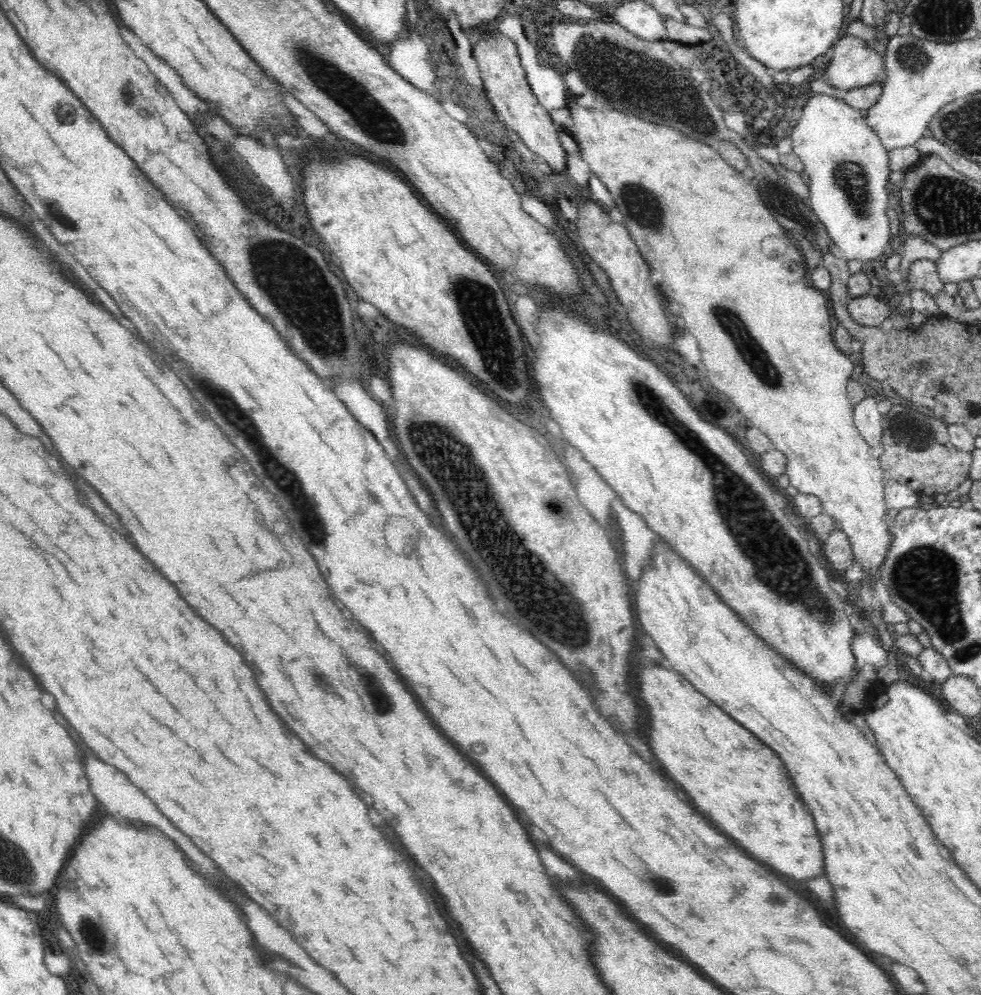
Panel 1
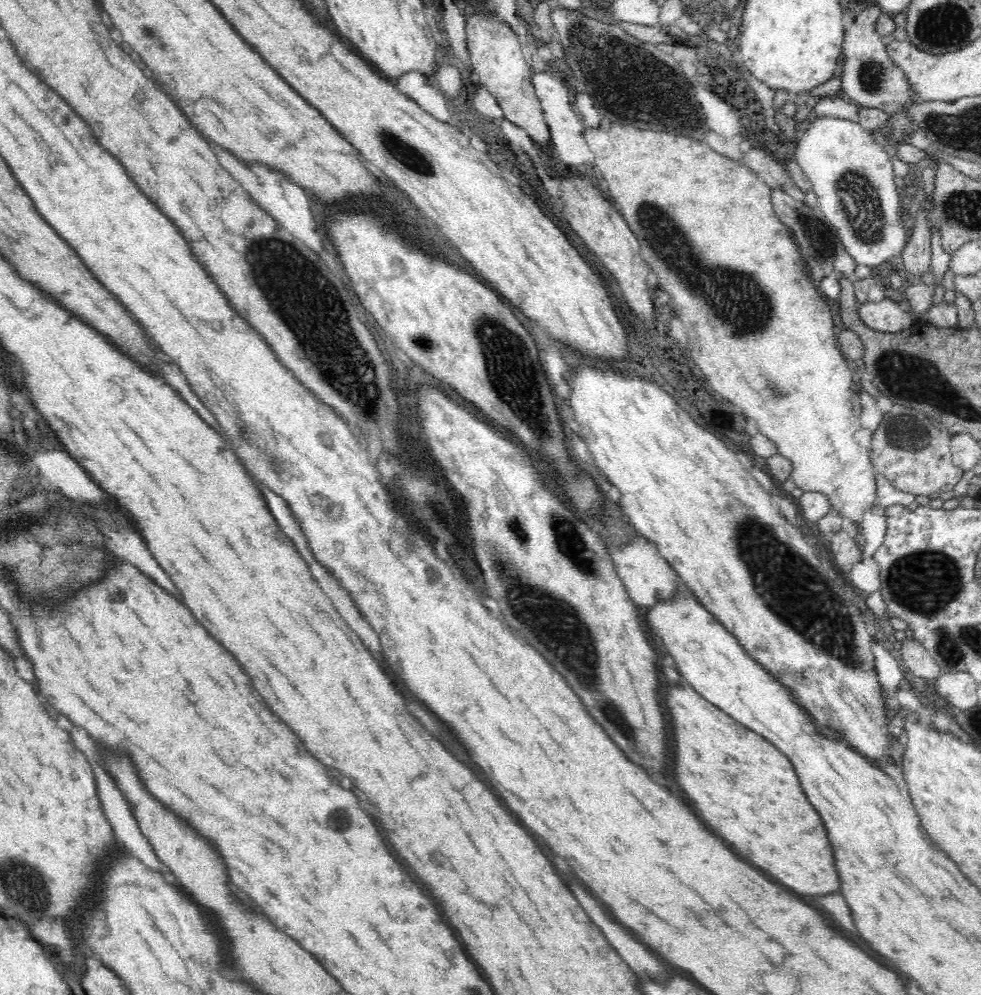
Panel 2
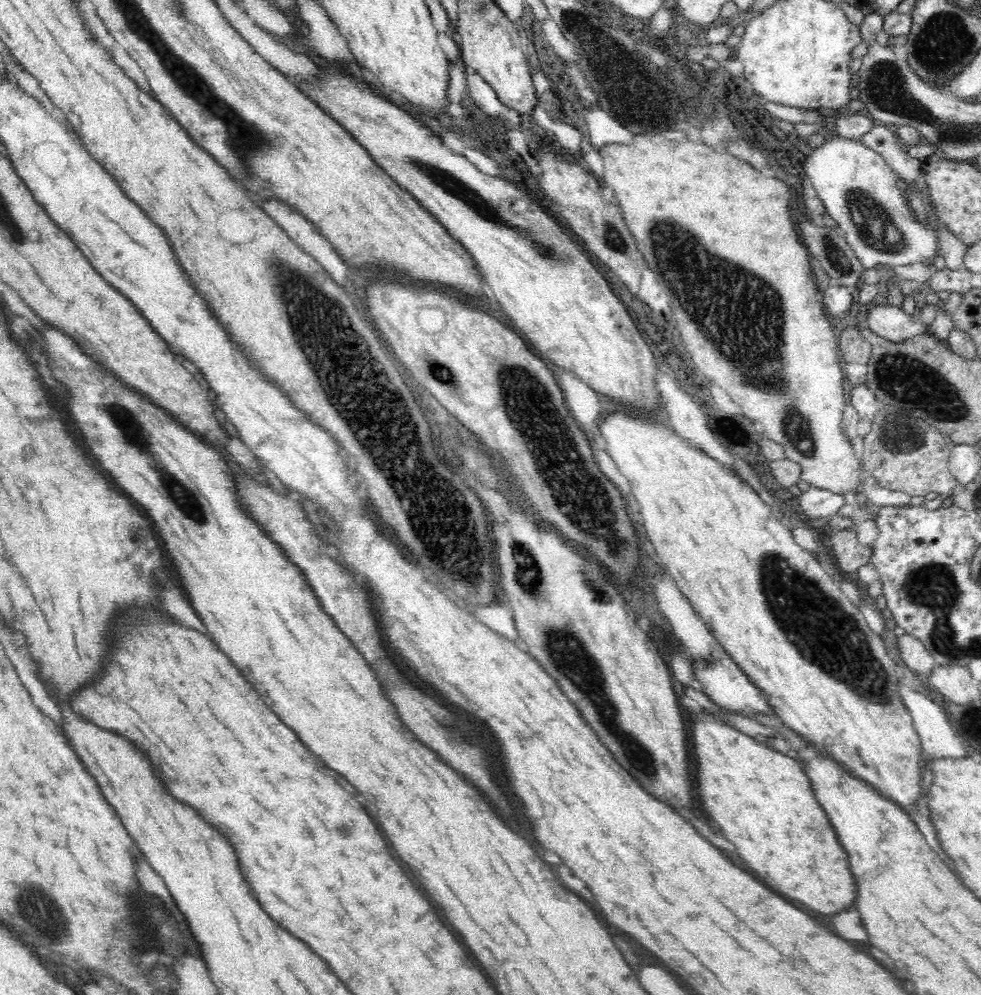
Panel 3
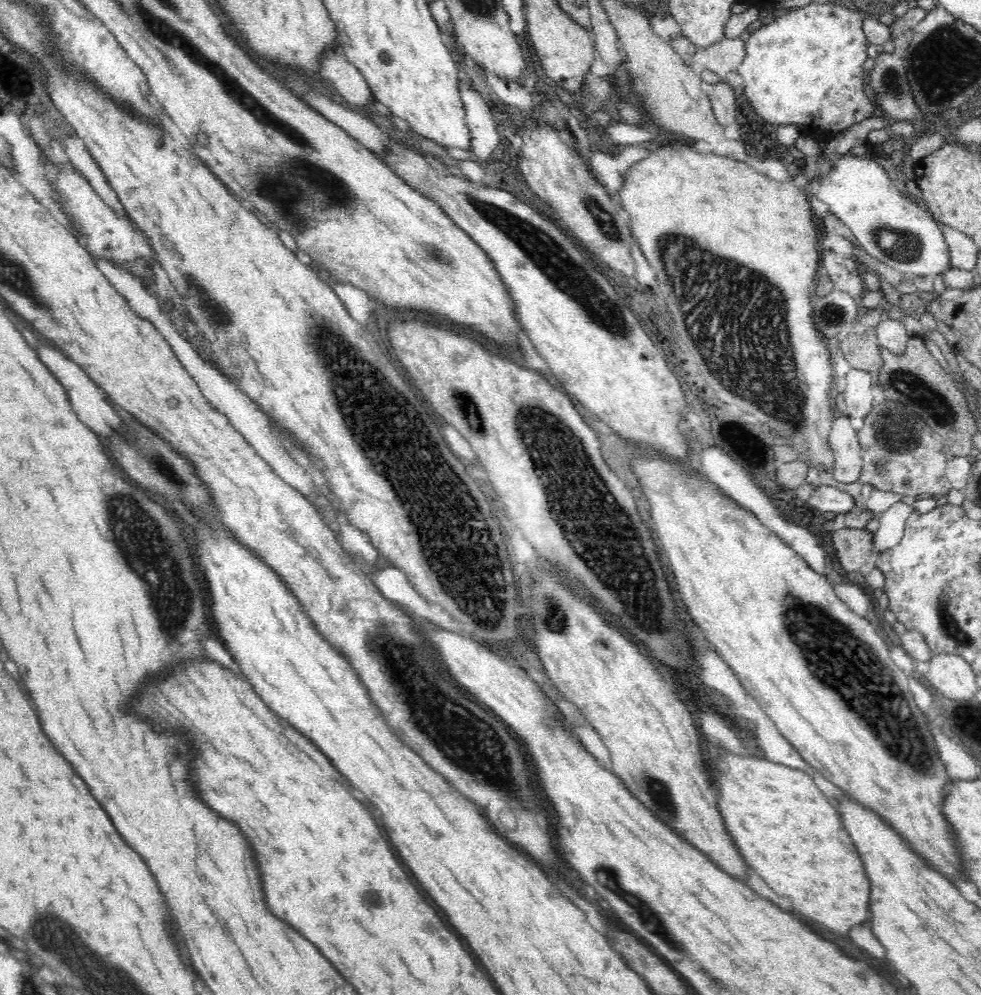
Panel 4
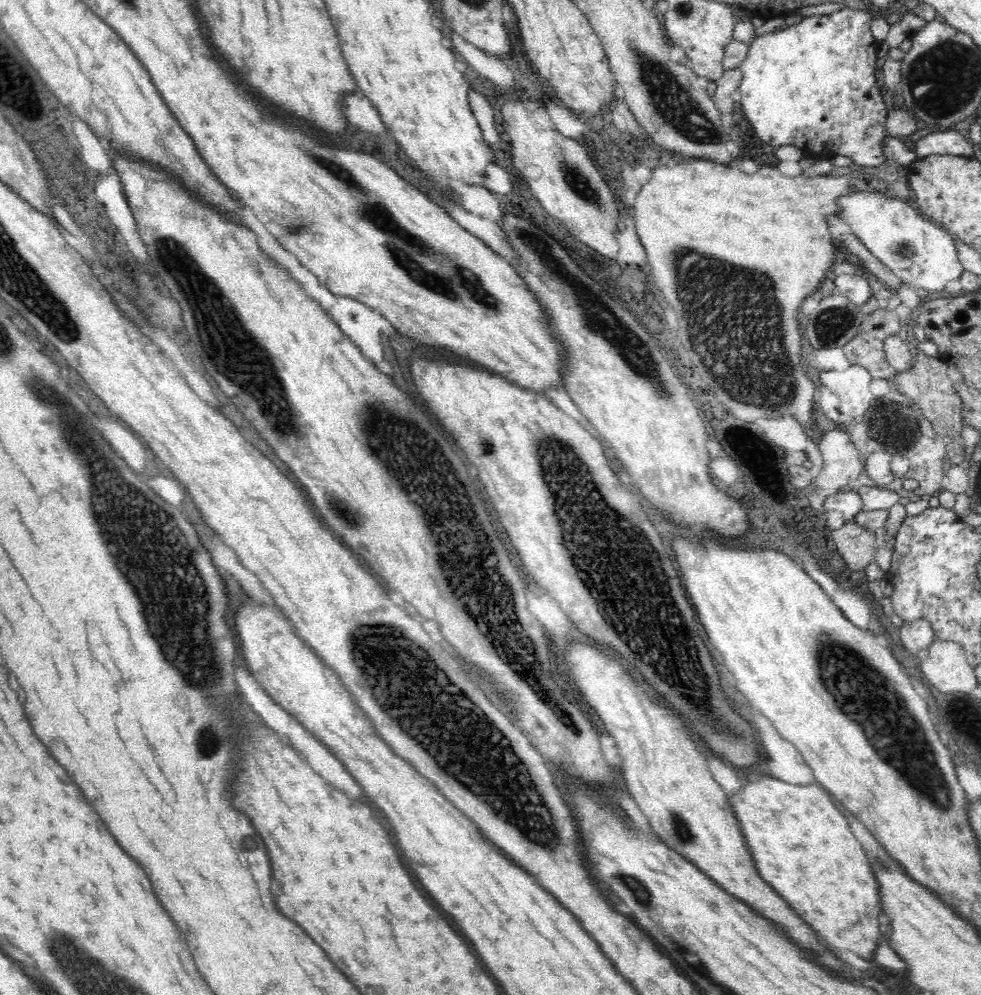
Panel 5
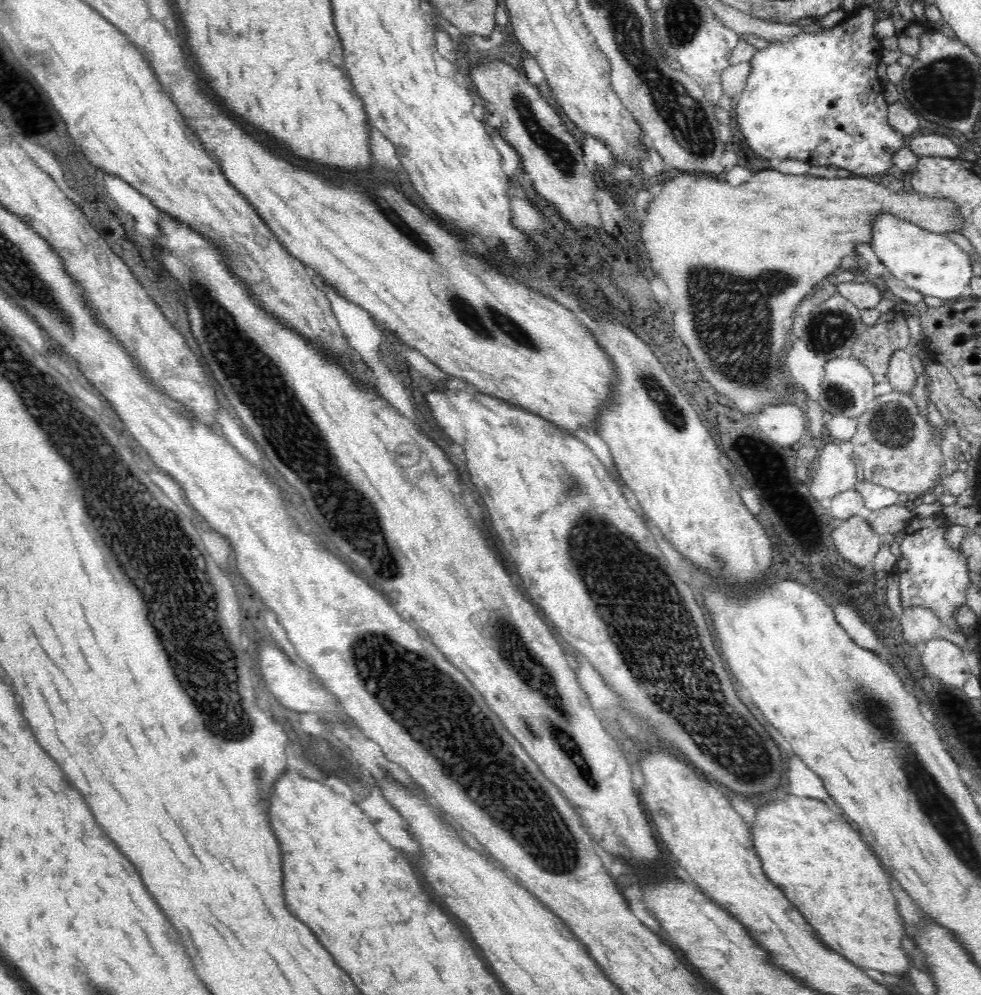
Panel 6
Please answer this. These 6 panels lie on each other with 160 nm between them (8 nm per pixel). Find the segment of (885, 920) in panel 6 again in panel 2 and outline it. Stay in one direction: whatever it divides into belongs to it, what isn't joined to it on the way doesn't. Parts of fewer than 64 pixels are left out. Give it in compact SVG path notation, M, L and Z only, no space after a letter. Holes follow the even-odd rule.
M690 684L670 685L663 694L671 712L674 738L674 780L692 798L694 808L714 834L732 844L736 854L770 874L774 880L798 894L819 897L838 891L838 872L834 868L828 834L818 812L806 800L790 759L760 734L740 724L716 705L708 702Z

